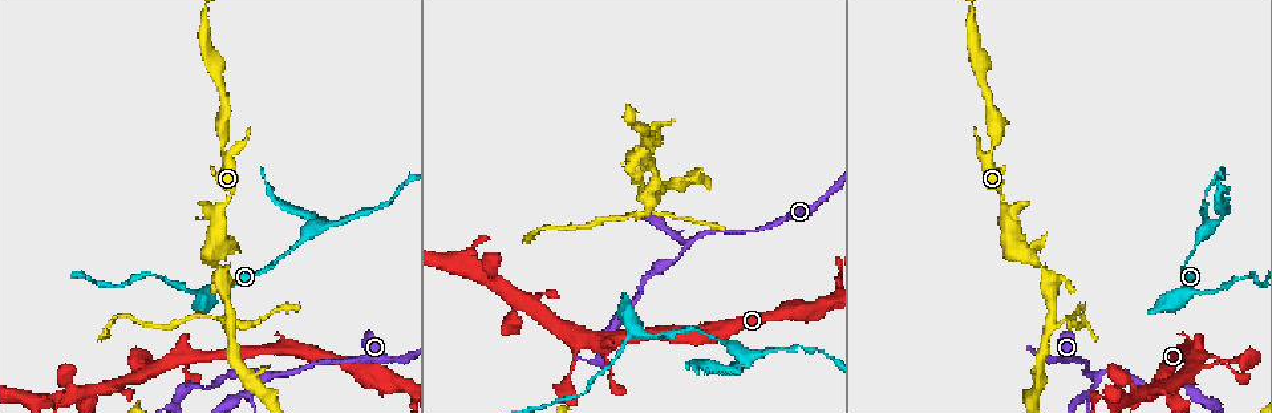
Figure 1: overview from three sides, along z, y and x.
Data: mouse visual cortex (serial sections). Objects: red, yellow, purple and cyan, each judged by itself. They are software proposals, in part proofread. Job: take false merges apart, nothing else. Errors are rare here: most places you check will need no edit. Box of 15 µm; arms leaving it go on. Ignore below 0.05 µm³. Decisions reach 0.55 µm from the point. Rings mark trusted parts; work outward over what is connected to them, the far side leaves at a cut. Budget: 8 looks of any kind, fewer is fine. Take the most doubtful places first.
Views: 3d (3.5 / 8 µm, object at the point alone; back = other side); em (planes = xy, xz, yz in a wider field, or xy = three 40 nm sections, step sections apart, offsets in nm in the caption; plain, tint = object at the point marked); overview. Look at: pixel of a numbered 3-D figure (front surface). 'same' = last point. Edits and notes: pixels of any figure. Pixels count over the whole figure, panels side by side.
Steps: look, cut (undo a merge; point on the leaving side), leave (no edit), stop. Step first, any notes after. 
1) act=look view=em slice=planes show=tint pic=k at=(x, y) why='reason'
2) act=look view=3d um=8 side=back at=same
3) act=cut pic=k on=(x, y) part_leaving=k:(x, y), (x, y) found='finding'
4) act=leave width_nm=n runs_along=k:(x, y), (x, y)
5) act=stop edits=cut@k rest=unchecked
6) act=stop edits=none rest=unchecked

act=look view=3d um=3.5 pic=1 at=(231, 326) why='looks like a crossing'

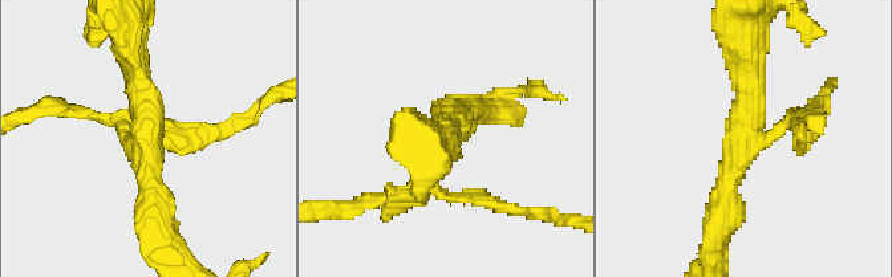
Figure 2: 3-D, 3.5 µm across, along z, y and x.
act=look view=em slice=xy step=1 show=tint pic=2 at=(746, 133) arms=4 arm_widths_nm=150,150,300,300 why='now the EM'

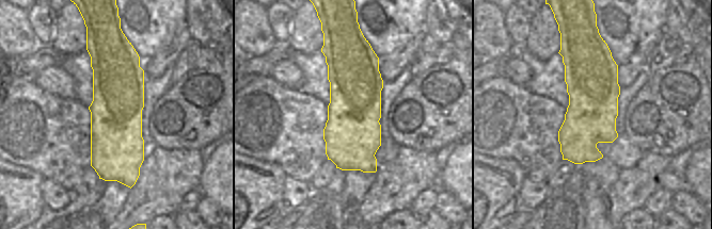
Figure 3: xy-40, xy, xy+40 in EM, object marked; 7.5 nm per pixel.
act=look view=em slice=xy step=2 show=tint at=same why='another direction'

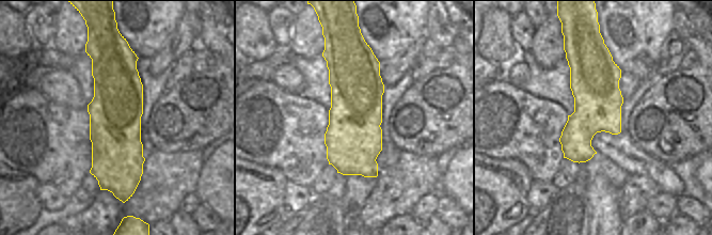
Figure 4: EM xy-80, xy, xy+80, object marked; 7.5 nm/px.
act=leave runs_along=2:(129, 49), (153, 216) found='one cell here'

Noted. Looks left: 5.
act=look view=3d um=8 pic=1 at=(673, 236) why='two arms in line, one across'

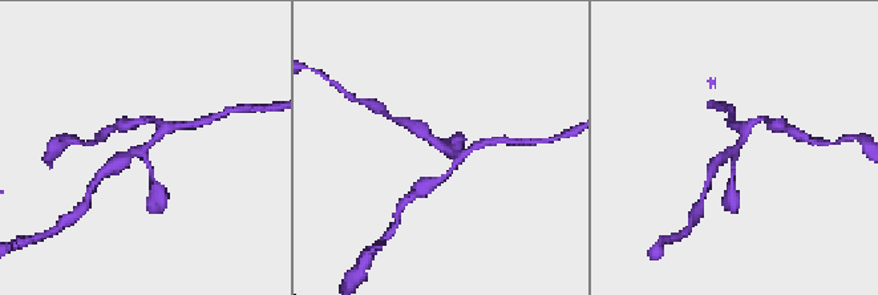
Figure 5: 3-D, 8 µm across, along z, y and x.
act=look view=em slice=xy step=5 show=tint pic=5 at=(738, 148) why='now the EM'

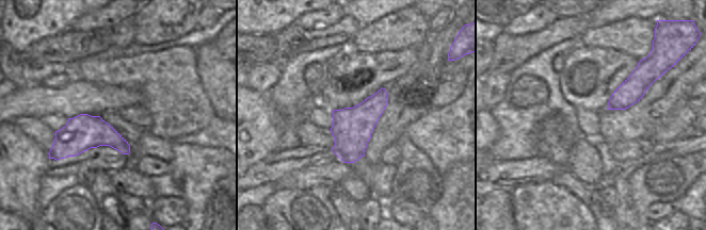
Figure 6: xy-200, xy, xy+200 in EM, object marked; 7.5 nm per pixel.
act=leave found='one cell here'

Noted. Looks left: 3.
act=look view=3d um=3.5 pic=1 at=(317, 229) why='three-way junction'

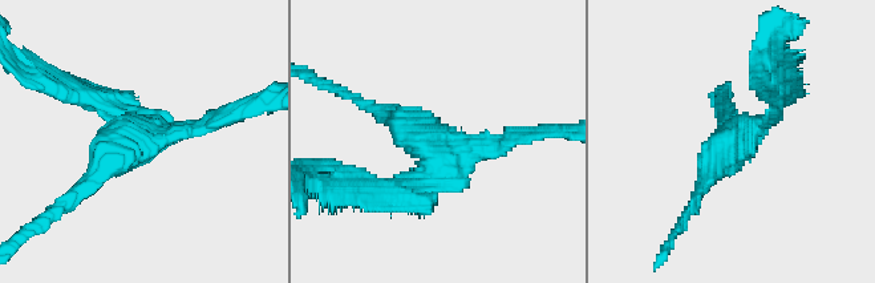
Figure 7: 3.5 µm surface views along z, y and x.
act=look view=em slice=xy step=1 show=tint pic=7 at=(133, 143)

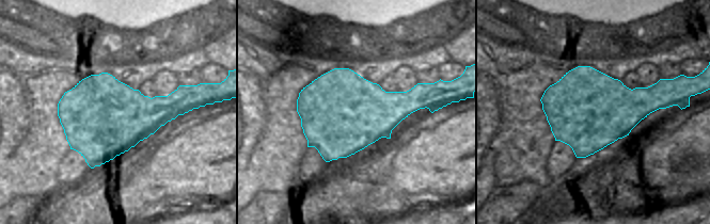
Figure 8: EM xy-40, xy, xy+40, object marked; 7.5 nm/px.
act=cut pic=7 on=(82, 93) part_leaving=7:(114, 112), (29, 76) found='a second cell is stuck on'

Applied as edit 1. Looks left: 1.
act=stop edits=cut@7 rest=unchecked

